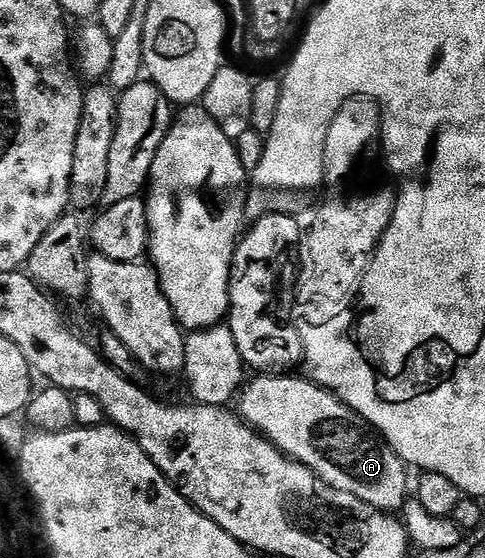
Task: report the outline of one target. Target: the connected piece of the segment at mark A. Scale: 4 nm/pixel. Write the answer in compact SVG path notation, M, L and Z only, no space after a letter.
M255 376L255 379L253 379L252 382L250 379L250 381L242 387L241 397L237 402L237 410L243 421L246 422L248 426L252 426L252 428L259 431L264 438L271 441L271 443L273 443L273 445L283 454L288 454L294 462L300 462L302 466L309 467L310 470L319 477L320 483L322 483L324 487L332 486L333 489L340 490L341 493L348 494L349 497L356 498L357 501L364 502L365 505L371 506L367 508L370 508L375 512L402 511L404 503L407 502L409 498L409 482L407 486L407 473L409 473L409 470L403 459L397 456L397 452L393 452L393 448L384 440L382 434L376 432L353 408L346 406L336 394L329 392L324 388L324 386L318 386L318 384L316 384L310 377L291 377L295 376Z

